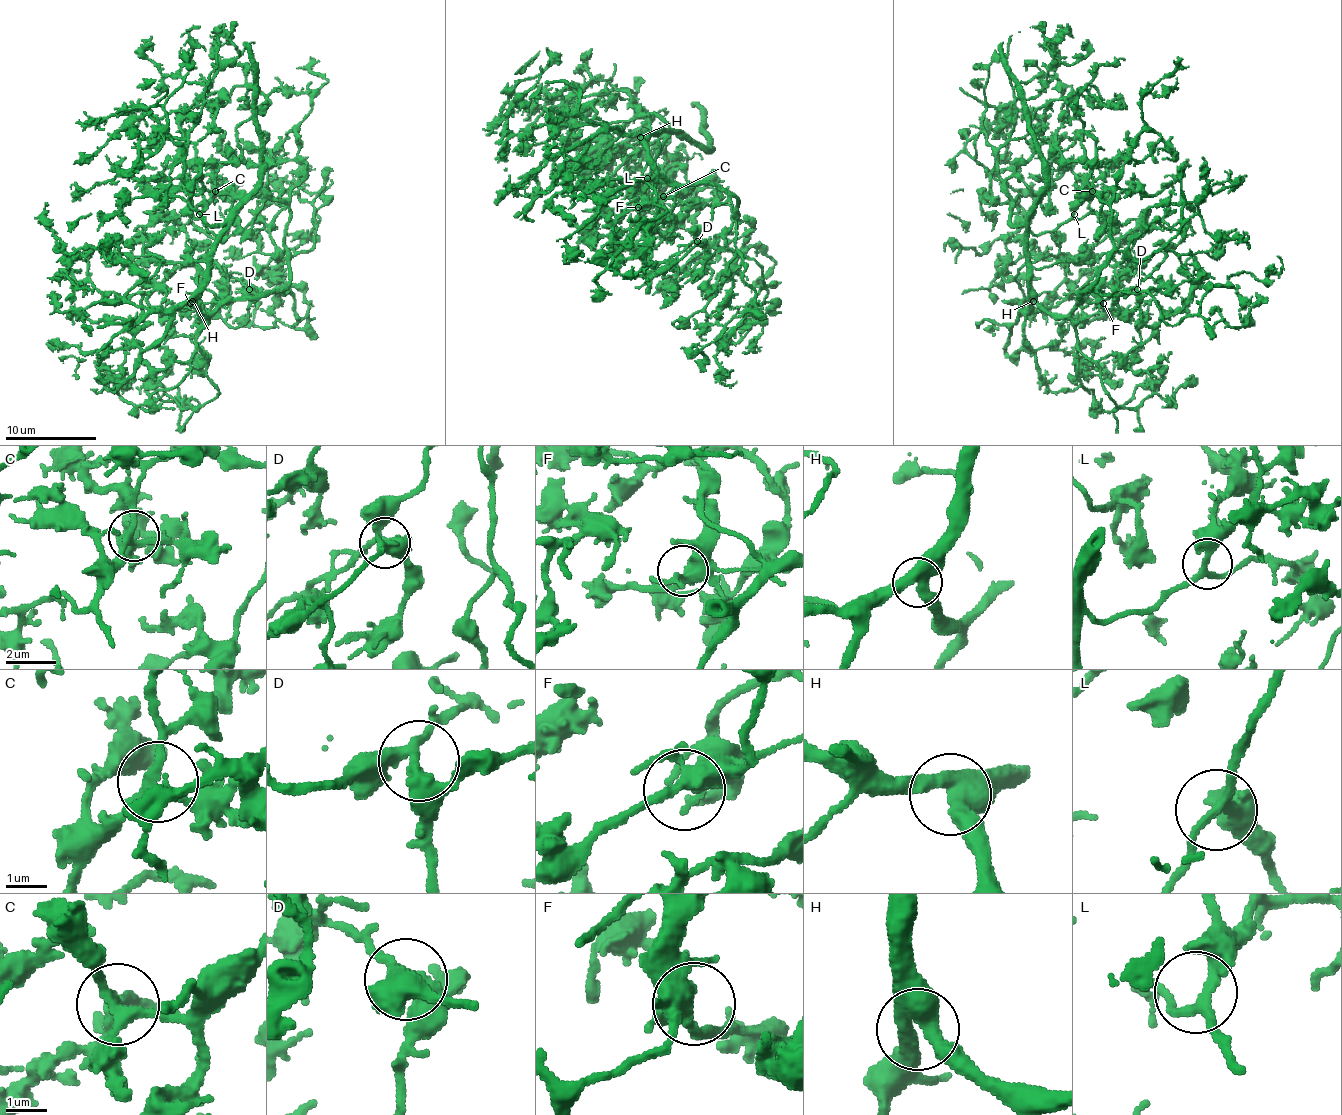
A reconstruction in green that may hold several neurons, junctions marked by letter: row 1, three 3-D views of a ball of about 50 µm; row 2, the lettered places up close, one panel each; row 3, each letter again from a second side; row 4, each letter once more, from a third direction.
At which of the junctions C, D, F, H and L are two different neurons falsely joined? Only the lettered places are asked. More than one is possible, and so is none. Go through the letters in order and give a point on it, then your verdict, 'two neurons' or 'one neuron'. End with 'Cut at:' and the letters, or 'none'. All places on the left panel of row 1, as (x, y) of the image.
C: (215, 191) | one neuron
D: (249, 289) | one neuron
F: (190, 303) | one neuron
H: (192, 301) | one neuron
L: (199, 214) | one neuron
Cut at: none

